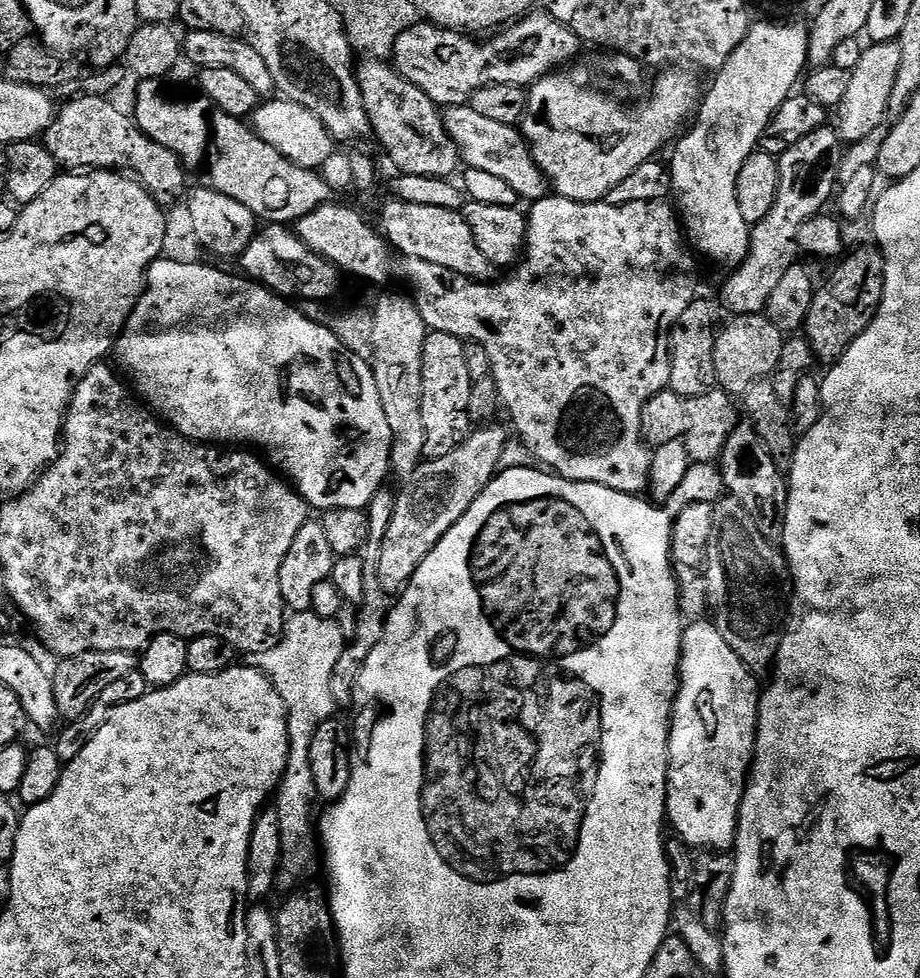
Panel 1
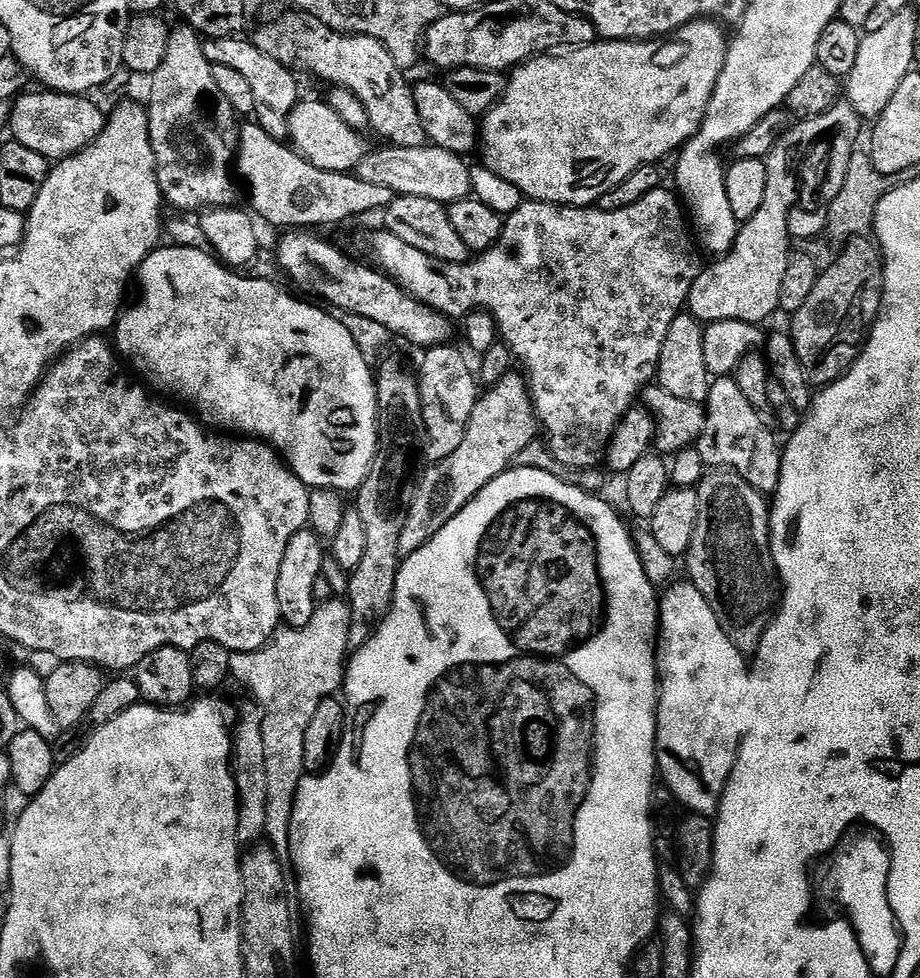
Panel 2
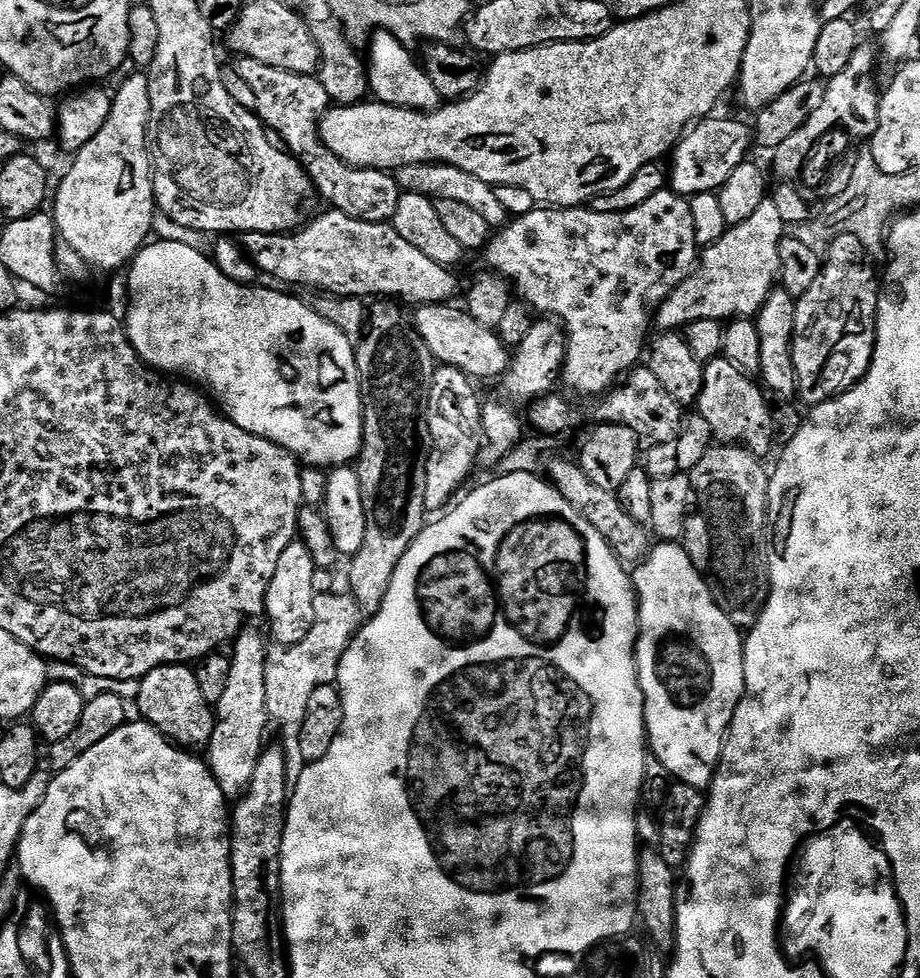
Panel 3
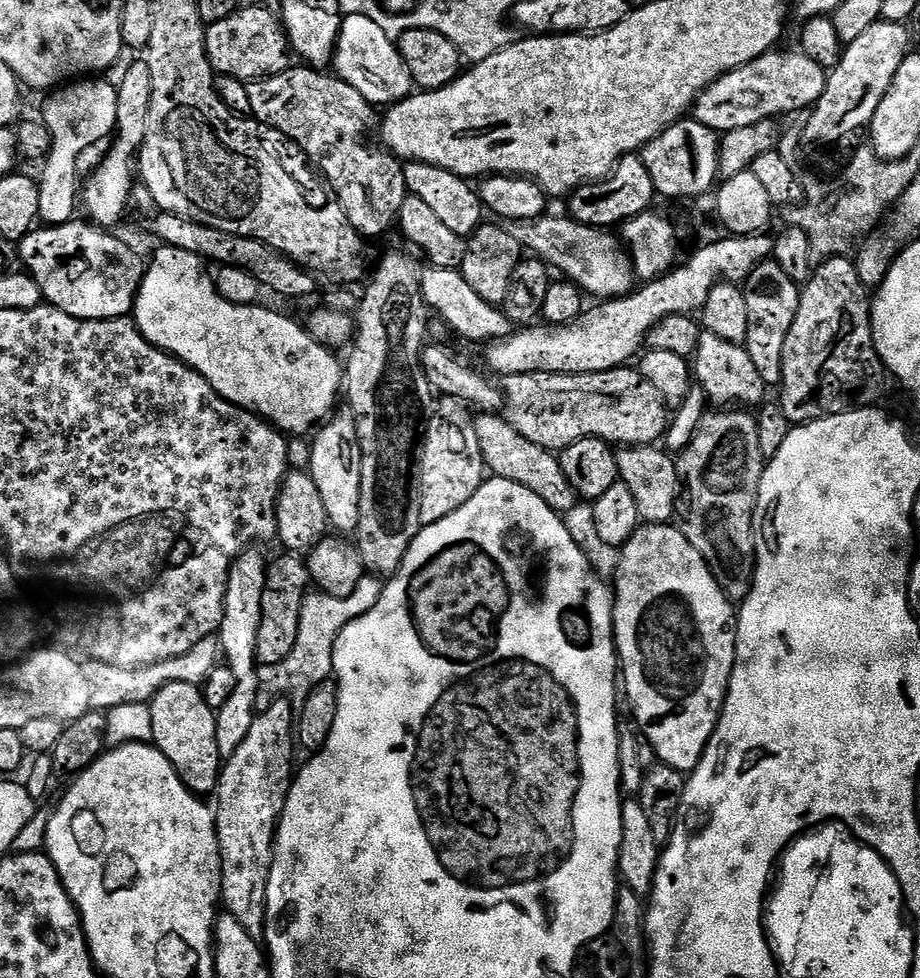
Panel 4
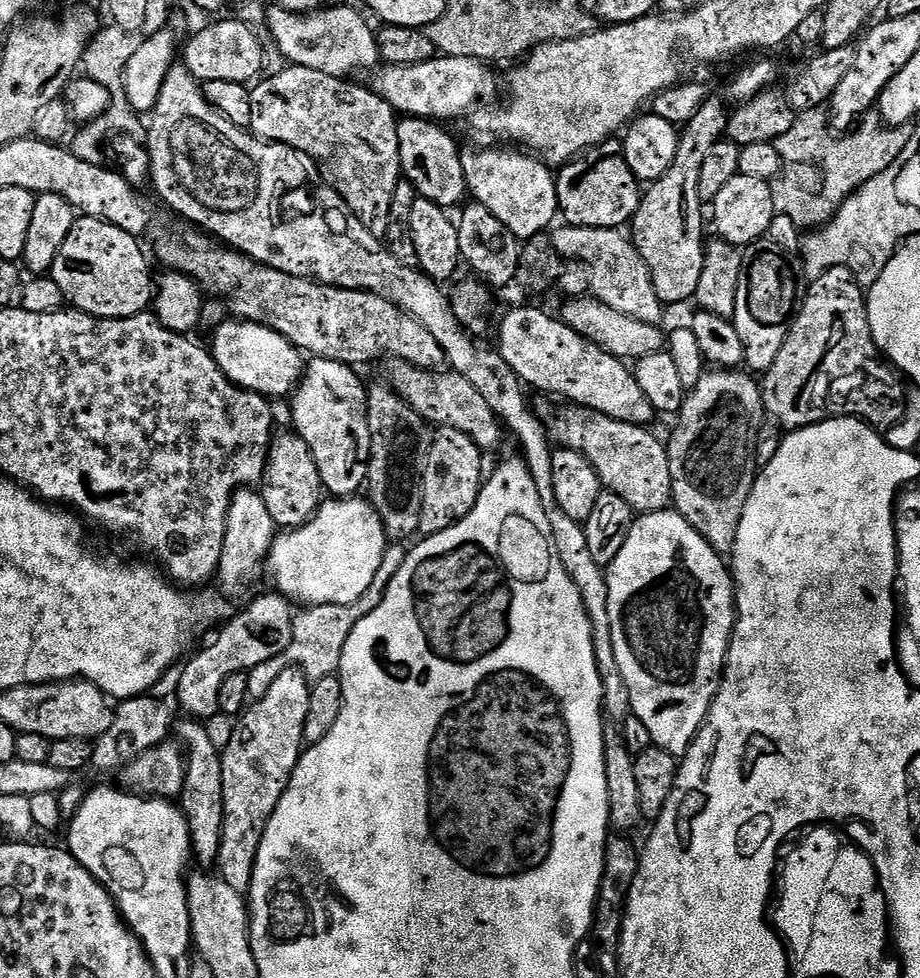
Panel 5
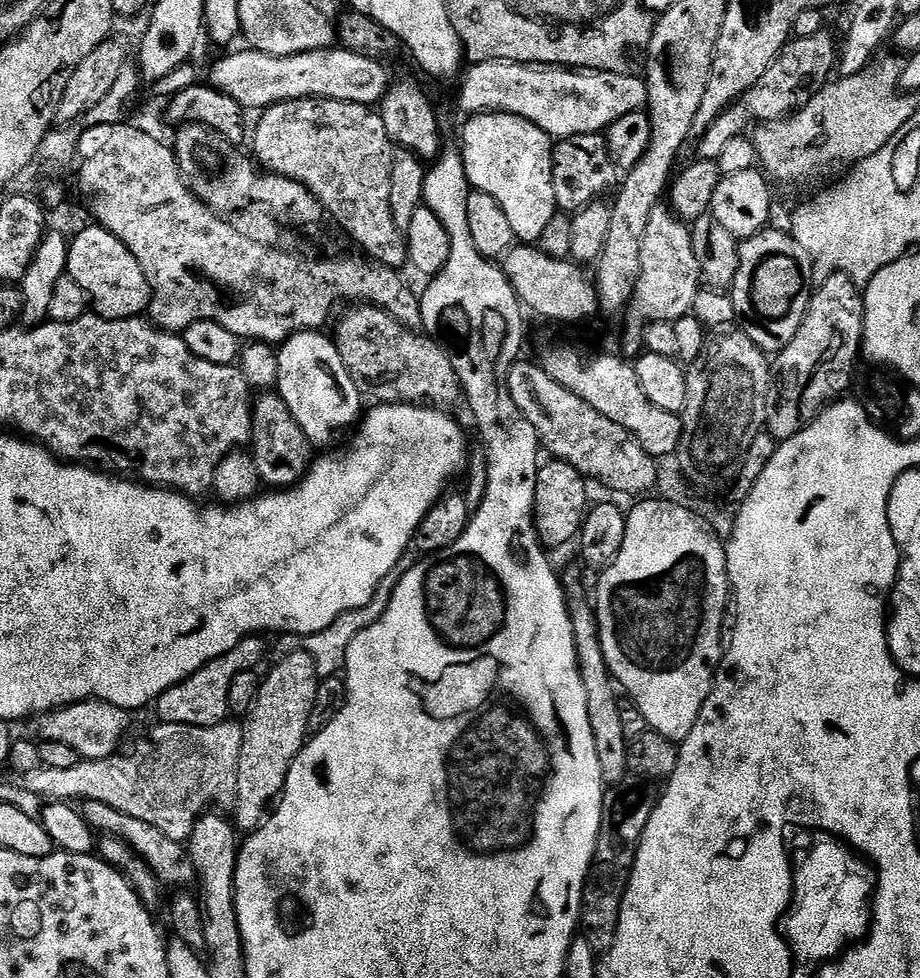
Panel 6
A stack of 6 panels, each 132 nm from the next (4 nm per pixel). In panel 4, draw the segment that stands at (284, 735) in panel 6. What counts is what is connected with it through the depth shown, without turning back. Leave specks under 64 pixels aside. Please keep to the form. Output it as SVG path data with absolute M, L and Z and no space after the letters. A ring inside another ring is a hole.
M277 698L257 715L254 726L250 726L250 734L246 734L242 746L238 746L238 750L234 750L234 754L223 761L220 782L216 785L214 793L214 815L222 870L222 908L223 911L234 914L238 922L242 922L246 934L257 938L263 937L264 929L269 923L266 918L266 890L272 878L272 857L278 844L280 818L285 815L288 794L294 788L292 744L294 748L294 708L287 699Z

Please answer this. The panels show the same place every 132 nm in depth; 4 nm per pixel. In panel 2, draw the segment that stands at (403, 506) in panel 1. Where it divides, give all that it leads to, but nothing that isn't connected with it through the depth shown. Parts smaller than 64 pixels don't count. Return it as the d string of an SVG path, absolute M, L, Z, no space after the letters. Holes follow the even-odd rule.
M513 370L506 374L506 378L502 378L502 382L487 389L477 399L470 426L466 430L466 438L462 438L462 446L458 446L458 450L454 450L454 454L450 454L450 458L443 464L425 467L425 472L423 469L422 475L417 479L412 502L408 506L406 530L402 530L402 538L398 538L401 557L414 554L423 544L430 542L430 538L434 538L434 534L438 534L438 530L442 530L442 526L450 522L450 518L461 512L487 484L494 482L494 478L513 467L518 454L537 440L538 421L532 406L532 396L528 392L528 381L519 371Z

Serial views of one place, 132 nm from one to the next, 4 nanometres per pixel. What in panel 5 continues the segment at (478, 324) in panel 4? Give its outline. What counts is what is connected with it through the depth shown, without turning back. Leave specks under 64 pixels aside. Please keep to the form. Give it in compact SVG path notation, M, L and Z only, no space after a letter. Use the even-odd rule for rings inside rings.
M512 308L500 320L498 351L506 366L518 374L521 384L540 392L553 392L564 402L601 412L615 420L651 425L658 413L650 406L650 398L642 394L635 371L605 348L579 336L553 313L552 316L540 308Z

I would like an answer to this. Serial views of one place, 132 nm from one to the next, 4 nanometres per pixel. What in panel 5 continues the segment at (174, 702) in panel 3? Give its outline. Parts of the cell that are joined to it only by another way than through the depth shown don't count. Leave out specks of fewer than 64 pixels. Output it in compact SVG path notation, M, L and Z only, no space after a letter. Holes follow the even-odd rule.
M180 718L174 724L174 736L184 753L184 785L178 797L178 807L186 818L186 826L192 835L192 855L200 866L215 865L218 850L222 846L222 822L224 799L222 798L222 752L212 741L201 721Z

